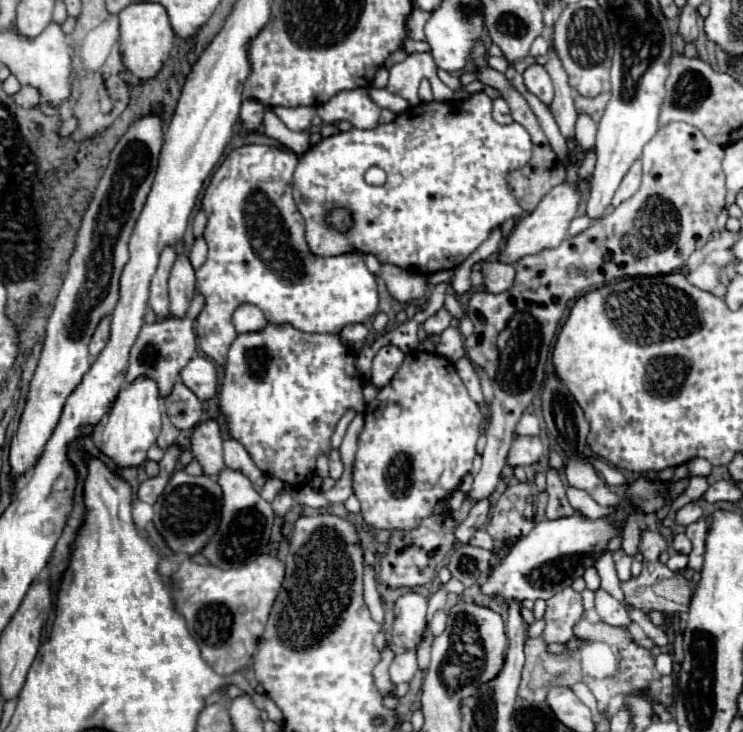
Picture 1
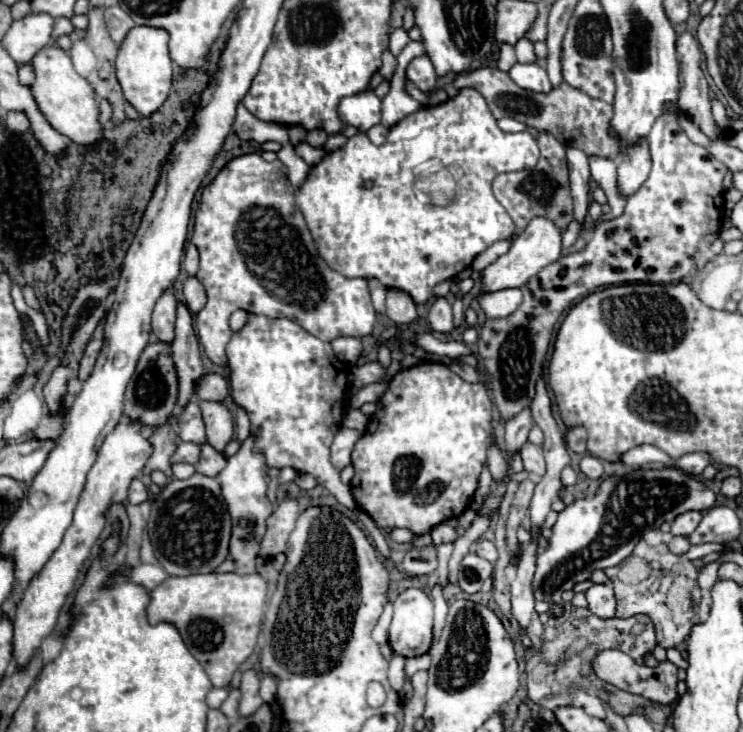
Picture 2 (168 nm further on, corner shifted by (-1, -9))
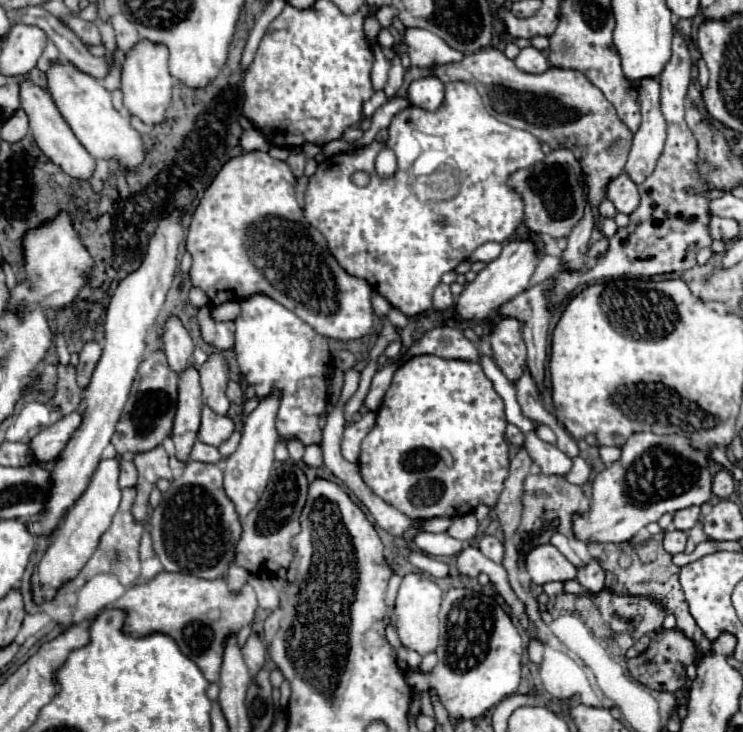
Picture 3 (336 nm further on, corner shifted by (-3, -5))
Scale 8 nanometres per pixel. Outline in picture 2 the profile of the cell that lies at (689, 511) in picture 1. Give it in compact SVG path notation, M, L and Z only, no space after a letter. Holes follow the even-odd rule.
M684 512L672 522L672 534L674 536L688 536L696 530L700 520L702 520L700 512Z

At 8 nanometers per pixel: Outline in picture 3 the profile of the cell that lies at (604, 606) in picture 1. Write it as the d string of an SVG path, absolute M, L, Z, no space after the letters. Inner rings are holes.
M592 560L586 568L578 570L578 582L586 588L588 594L600 594L606 588L606 576L604 570L596 560Z

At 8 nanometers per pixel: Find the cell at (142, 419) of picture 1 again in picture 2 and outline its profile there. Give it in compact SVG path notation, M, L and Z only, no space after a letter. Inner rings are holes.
M122 418L122 422L114 428L114 432L104 440L98 460L88 472L88 480L84 486L84 492L80 496L80 502L74 510L74 520L70 528L64 534L62 544L54 550L46 566L36 574L28 588L24 590L22 602L14 614L14 656L18 666L26 666L28 660L32 658L34 650L40 648L40 642L46 638L46 634L56 626L60 608L66 602L66 596L72 592L74 582L78 578L78 572L82 570L82 564L90 556L90 550L98 536L104 530L106 524L106 510L112 504L126 502L128 496L128 486L132 478L136 478L144 464L148 462L152 454L152 446L146 440L146 428L140 422L132 422L128 418Z

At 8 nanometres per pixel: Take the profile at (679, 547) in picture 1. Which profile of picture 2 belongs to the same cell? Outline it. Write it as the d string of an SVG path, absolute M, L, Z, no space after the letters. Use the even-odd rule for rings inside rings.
M674 536L674 538L670 540L670 544L668 544L668 550L670 550L672 554L686 554L688 548L690 548L690 542L688 542L686 536Z

